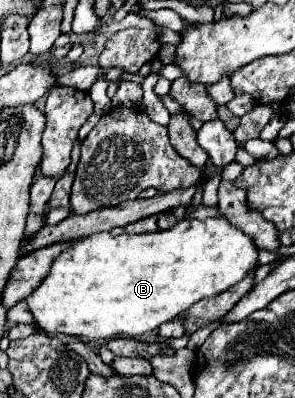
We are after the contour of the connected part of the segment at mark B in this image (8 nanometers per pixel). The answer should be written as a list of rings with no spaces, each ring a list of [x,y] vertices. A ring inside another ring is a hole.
[[[225,215],[199,219],[181,219],[177,225],[143,235],[109,235],[95,233],[77,241],[73,249],[61,253],[51,267],[49,277],[37,287],[37,291],[27,297],[29,311],[35,315],[37,325],[47,333],[79,335],[93,341],[111,339],[115,335],[143,335],[153,331],[161,323],[187,311],[193,303],[219,295],[229,287],[243,281],[257,267],[259,249],[255,241],[237,229]]]

